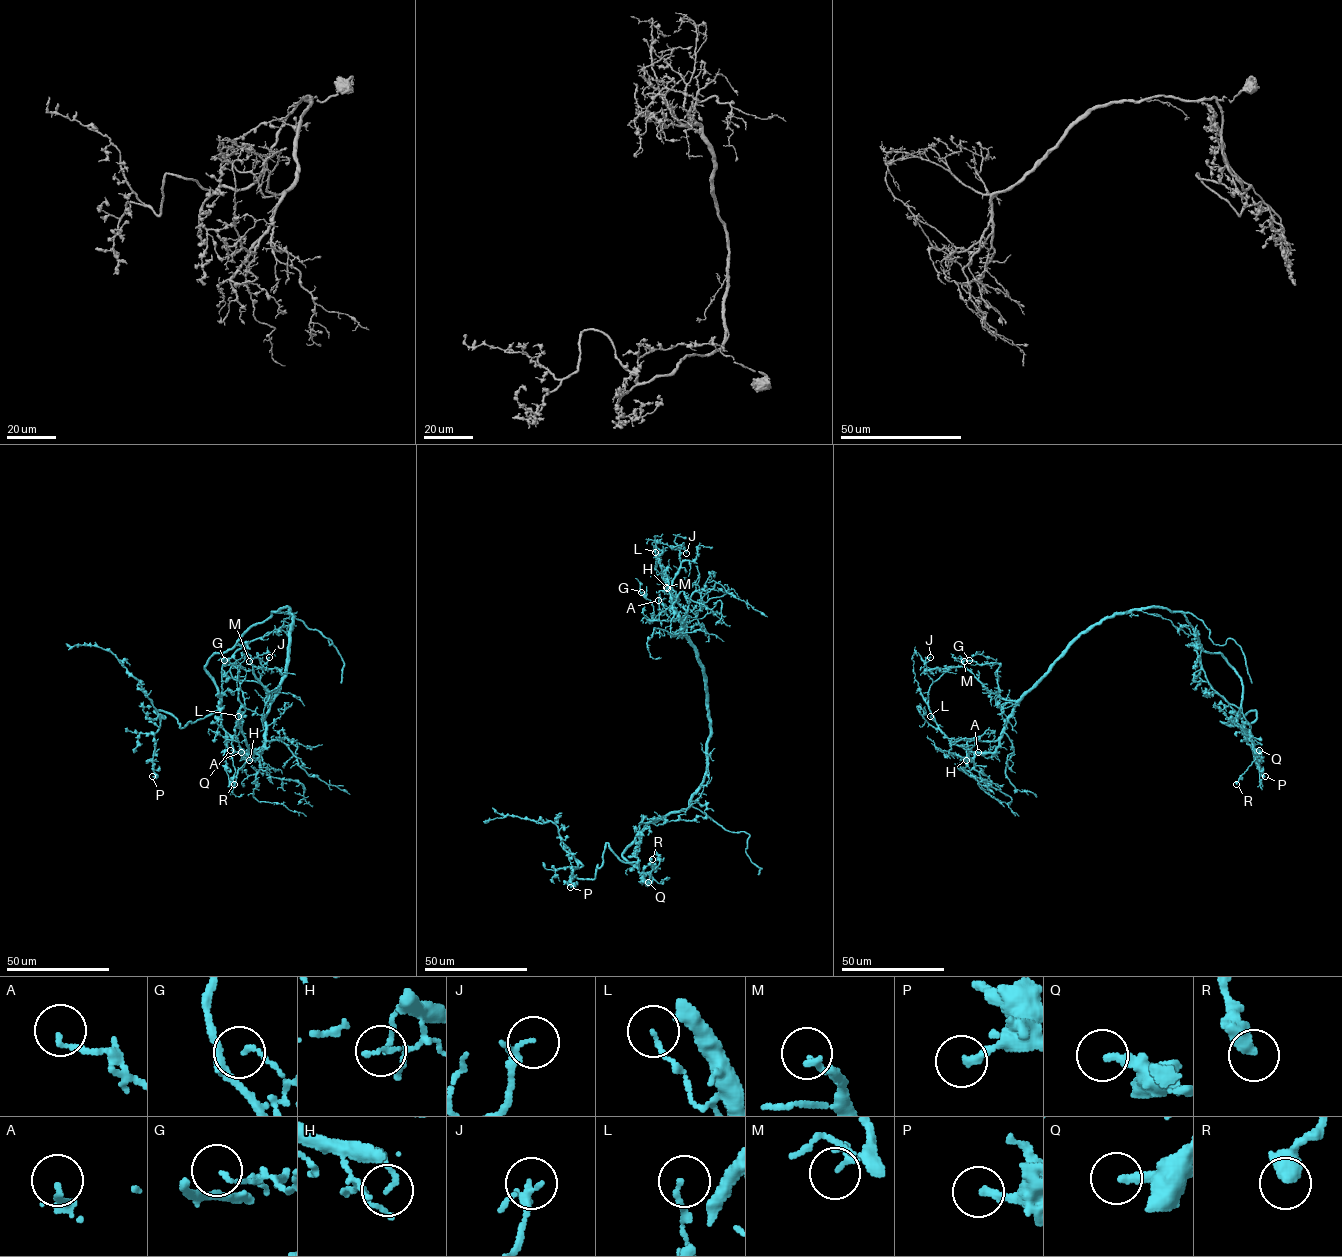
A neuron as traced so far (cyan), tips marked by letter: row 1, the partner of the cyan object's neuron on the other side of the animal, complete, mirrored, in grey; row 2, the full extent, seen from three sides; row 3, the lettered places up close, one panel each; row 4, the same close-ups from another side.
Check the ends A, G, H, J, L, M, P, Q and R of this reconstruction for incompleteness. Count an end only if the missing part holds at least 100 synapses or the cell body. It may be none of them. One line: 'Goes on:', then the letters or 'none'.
Goes on: none

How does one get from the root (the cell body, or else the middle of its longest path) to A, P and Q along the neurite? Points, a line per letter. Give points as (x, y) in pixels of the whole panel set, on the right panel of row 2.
A: (1187, 618), (1154, 607), (1104, 616), (1022, 698), (1005, 725), (997, 752), (987, 758), (978, 752)
P: (1187, 618), (1198, 645), (1240, 679), (1240, 715), (1220, 721), (1245, 727), (1256, 711), (1240, 717), (1265, 776)
Q: (1187, 618), (1198, 645), (1210, 652), (1220, 653), (1240, 678), (1242, 713), (1250, 726), (1253, 750), (1259, 750)

